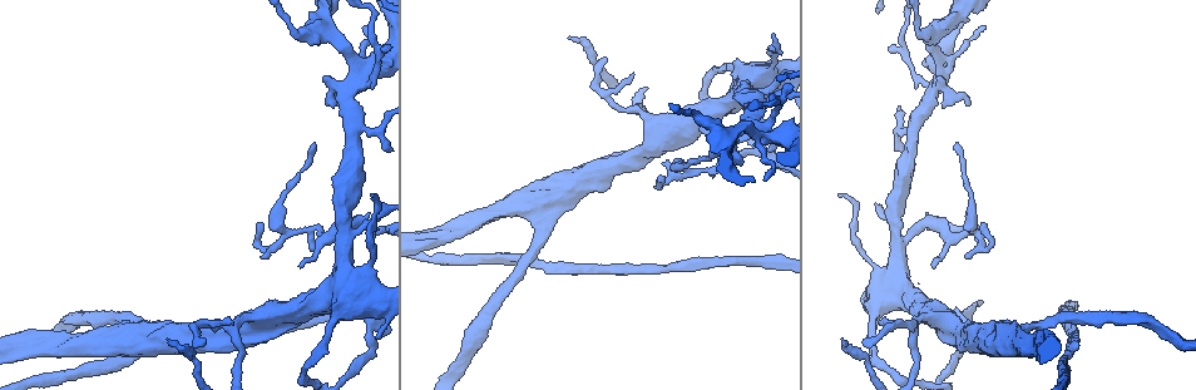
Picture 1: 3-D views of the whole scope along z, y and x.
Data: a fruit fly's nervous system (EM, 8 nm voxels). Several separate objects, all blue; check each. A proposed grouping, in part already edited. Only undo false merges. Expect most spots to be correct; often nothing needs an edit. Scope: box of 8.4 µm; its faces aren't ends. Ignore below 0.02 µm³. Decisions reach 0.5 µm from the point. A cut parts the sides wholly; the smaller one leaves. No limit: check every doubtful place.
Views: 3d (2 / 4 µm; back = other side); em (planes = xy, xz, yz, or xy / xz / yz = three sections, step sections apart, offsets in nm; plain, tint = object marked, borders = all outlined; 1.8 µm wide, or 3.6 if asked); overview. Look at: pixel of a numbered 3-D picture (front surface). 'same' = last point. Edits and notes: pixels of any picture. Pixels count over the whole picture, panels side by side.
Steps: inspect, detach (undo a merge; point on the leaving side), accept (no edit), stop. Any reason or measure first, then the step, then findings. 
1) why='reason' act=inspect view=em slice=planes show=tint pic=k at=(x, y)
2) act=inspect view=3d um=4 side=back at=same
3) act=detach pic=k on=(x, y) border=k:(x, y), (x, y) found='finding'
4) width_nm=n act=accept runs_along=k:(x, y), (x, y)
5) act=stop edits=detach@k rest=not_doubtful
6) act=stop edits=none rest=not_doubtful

why='sharp bend' act=inspect view=em slice=planes show=plain pic=1 at=(762, 137)

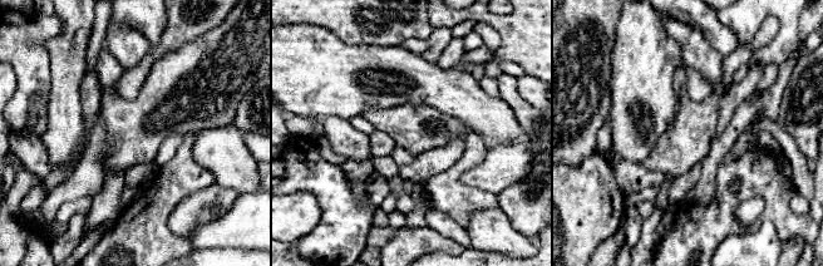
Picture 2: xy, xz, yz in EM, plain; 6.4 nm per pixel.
act=inspect view=em slice=planes show=borders at=same

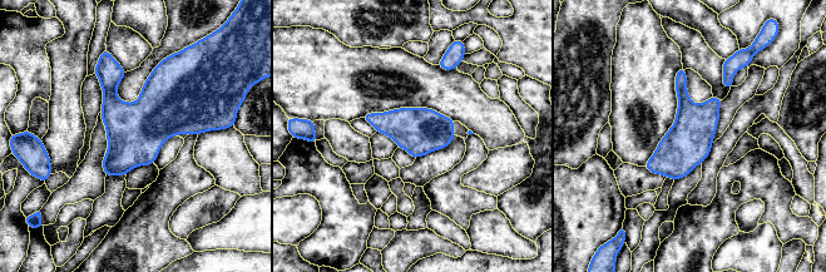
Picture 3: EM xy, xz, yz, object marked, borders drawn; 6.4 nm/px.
act=accept found='continuous, no second neuron'

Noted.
why='thin neck' act=inspect view=em slice=xy step=4 show=tint pic=1 at=(726, 134)

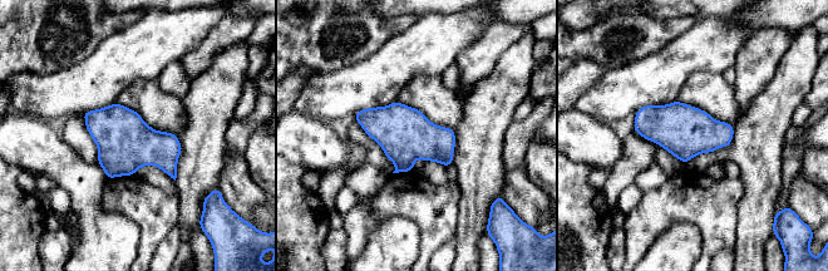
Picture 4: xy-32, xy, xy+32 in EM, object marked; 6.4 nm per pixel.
act=inspect view=em slice=xz step=16 show=borders at=same

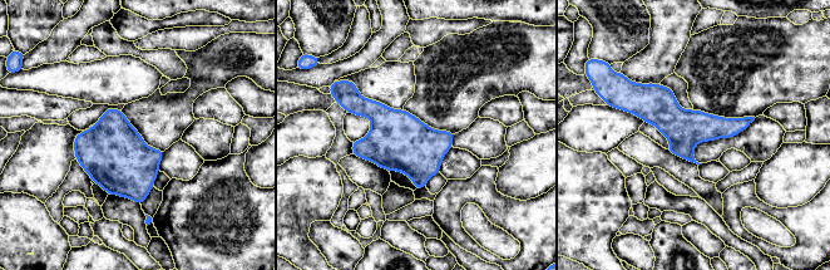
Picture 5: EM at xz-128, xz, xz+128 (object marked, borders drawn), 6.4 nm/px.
act=accept runs_along=5:(631, 107), (749, 119) found='continuous, no second neuron'

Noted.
act=inspect view=em slice=yz step=4 show=tint pic=1 at=(897, 244)

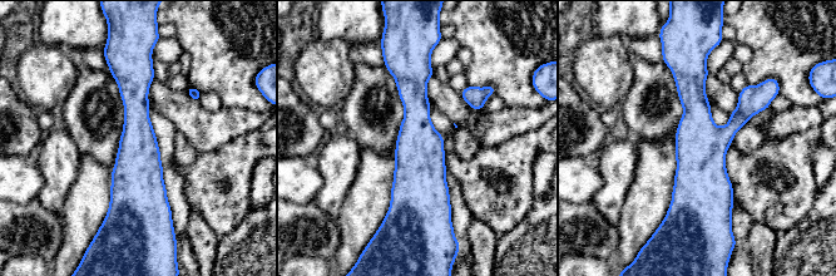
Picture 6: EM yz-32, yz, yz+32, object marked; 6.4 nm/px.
why='another direction' act=inspect view=em slice=xz step=16 show=tint at=same

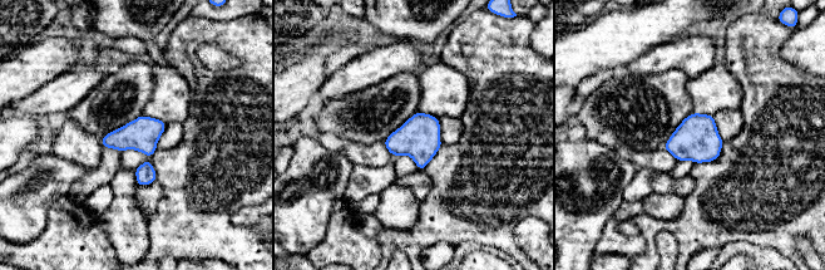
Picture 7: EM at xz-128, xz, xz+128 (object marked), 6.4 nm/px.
act=accept found='all the same neuron'

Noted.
act=stop edits=none rest=not_doubtful

